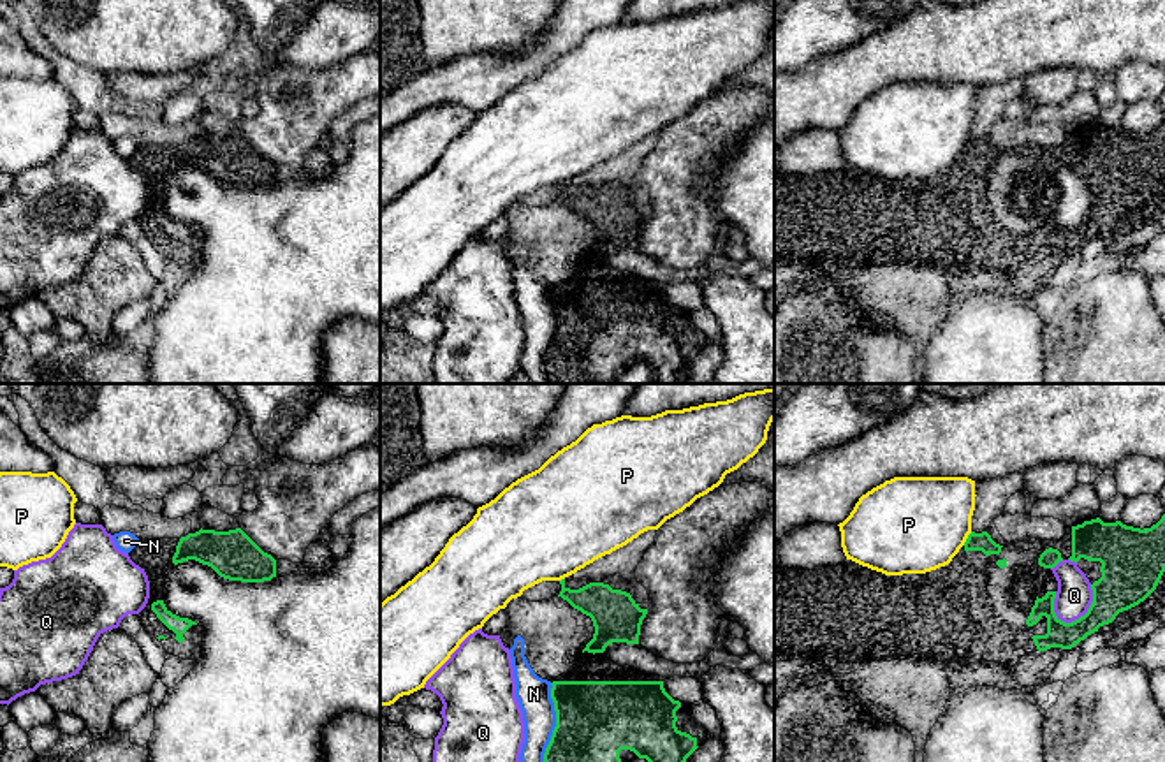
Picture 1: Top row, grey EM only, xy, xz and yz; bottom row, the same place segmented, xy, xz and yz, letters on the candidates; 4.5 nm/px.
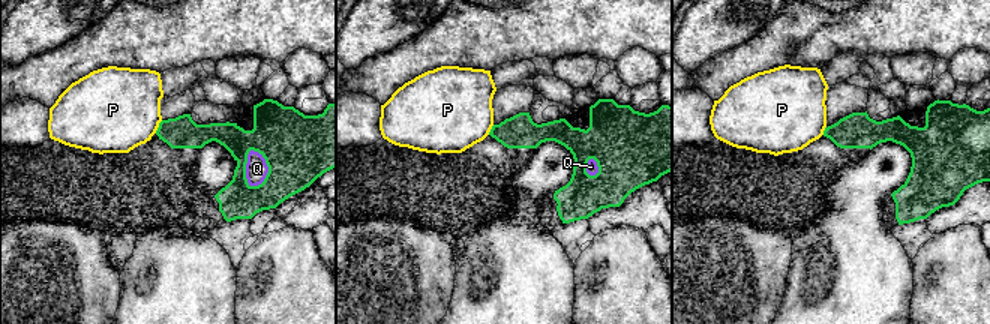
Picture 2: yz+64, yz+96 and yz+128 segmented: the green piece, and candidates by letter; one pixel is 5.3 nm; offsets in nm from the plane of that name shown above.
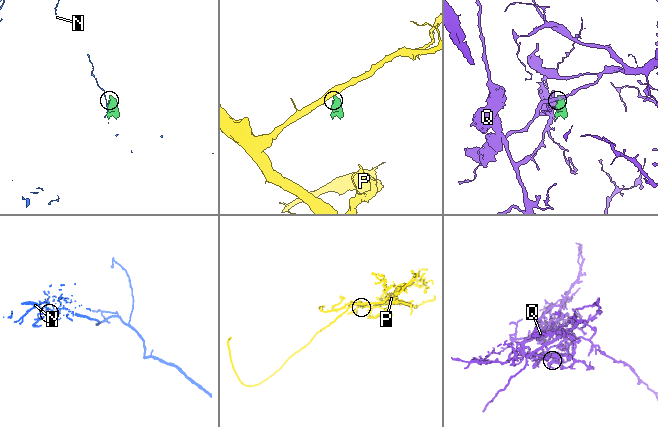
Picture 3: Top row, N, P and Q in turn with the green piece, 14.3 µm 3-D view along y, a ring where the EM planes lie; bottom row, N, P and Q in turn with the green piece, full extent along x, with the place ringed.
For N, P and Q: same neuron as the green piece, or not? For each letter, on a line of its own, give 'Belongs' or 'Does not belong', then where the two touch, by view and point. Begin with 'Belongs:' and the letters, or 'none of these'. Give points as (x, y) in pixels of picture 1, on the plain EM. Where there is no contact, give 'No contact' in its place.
Belongs: none of these
N: Does not belong. Touches green at xz (553, 337)
P: Does not belong. Touches green at yz (967, 145)
Q: Does not belong. Touches green at yz (1086, 219)

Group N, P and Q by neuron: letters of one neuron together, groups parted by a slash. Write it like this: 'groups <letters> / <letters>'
groups N / P / Q

